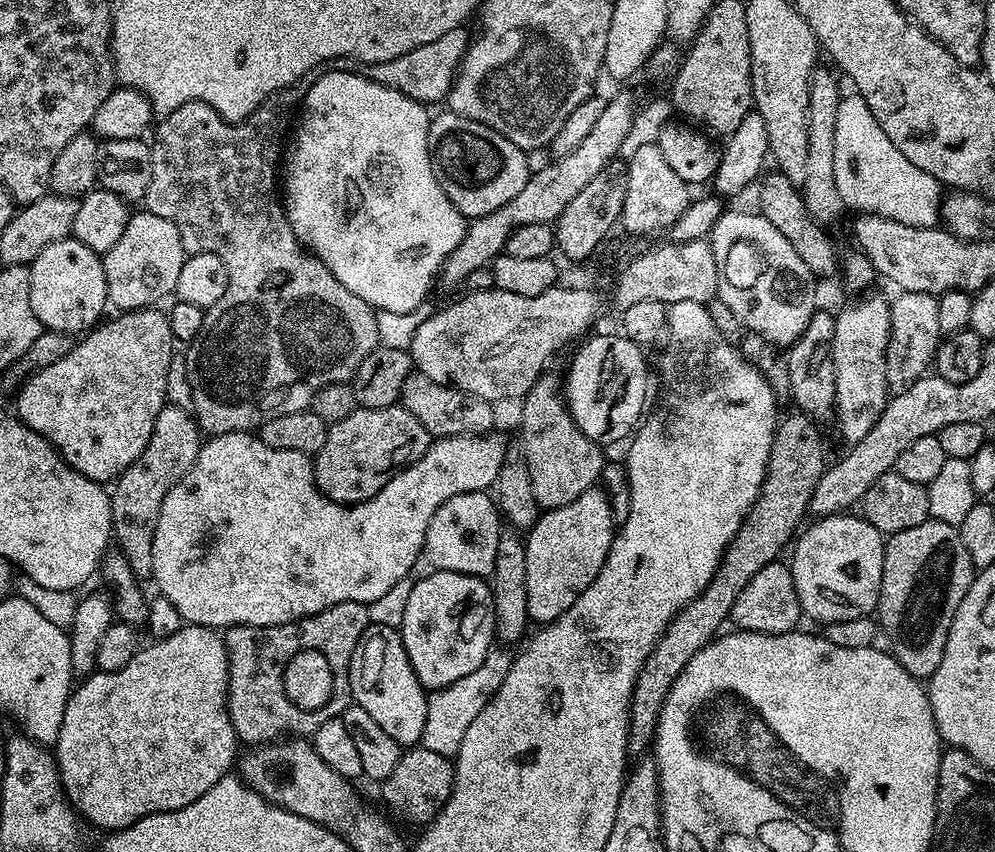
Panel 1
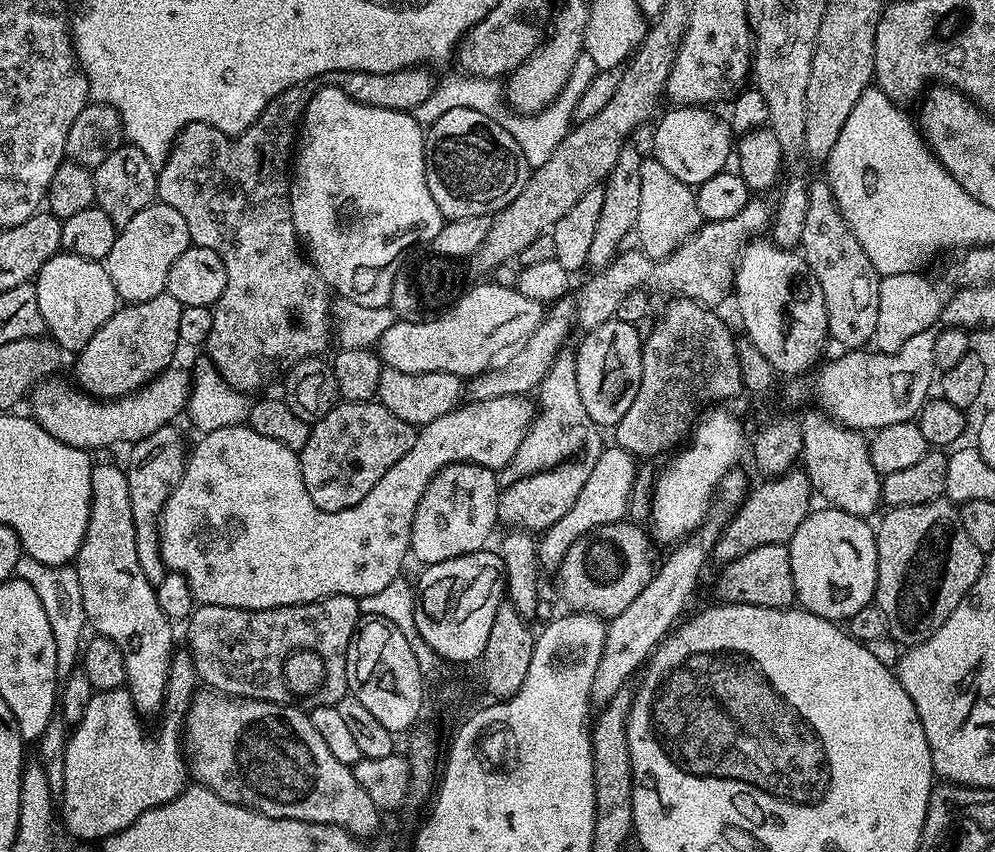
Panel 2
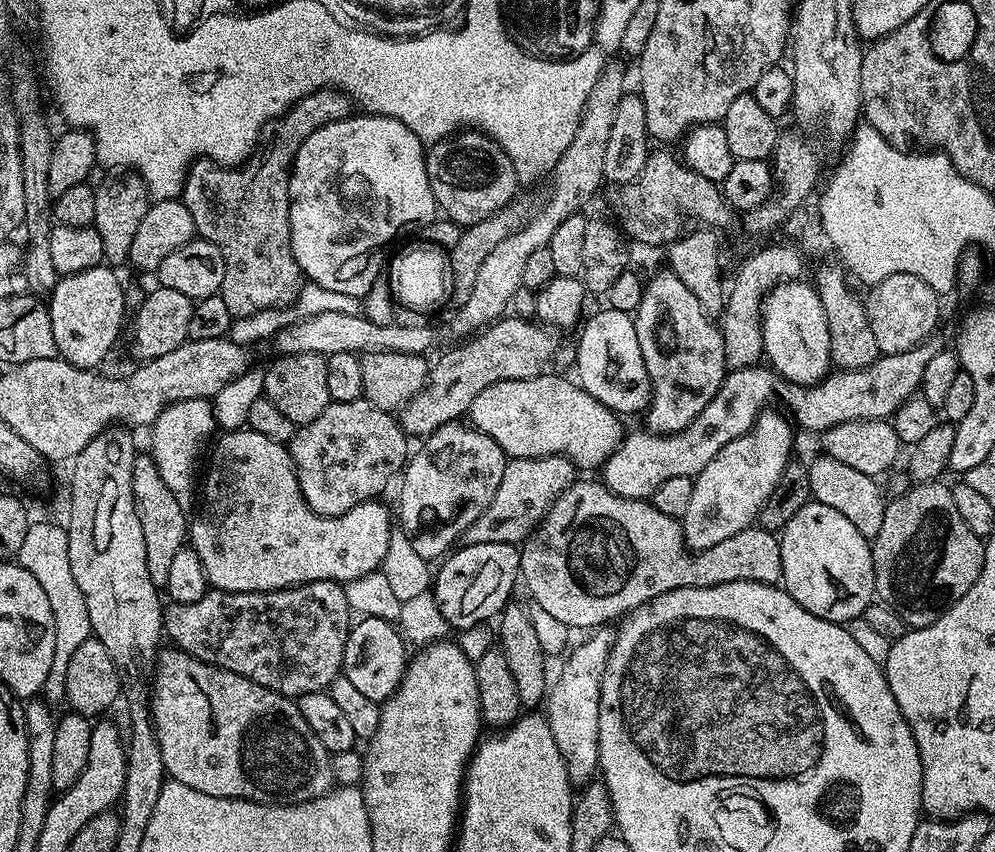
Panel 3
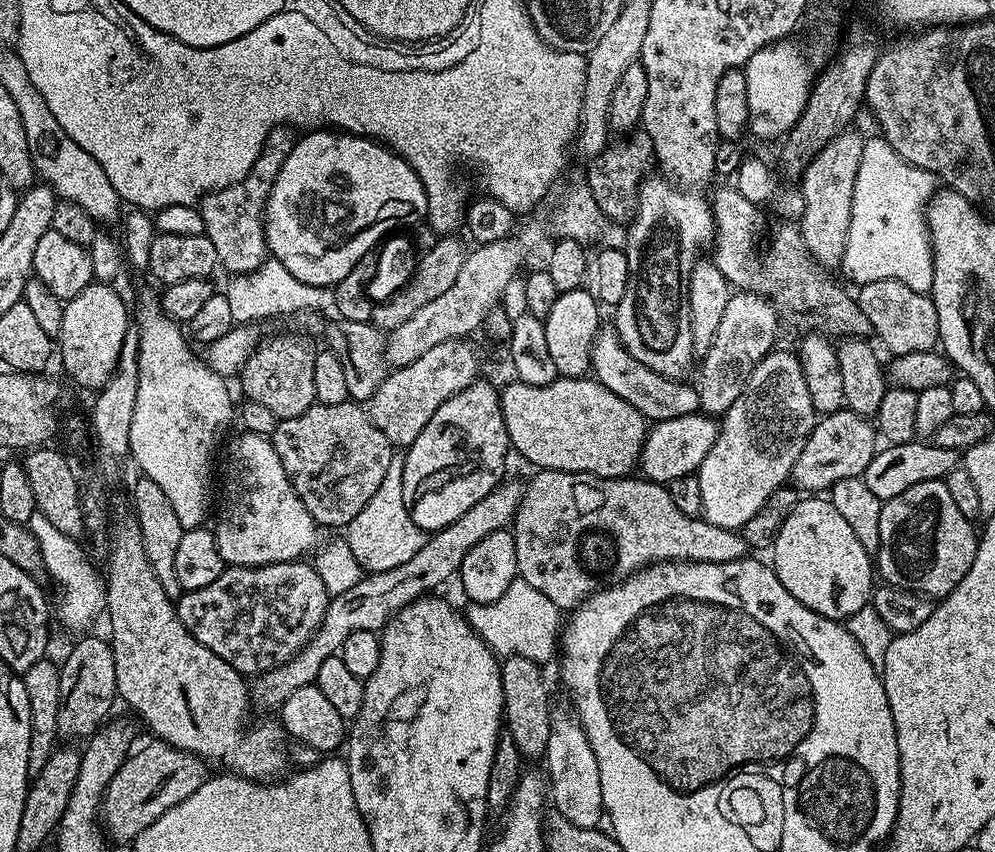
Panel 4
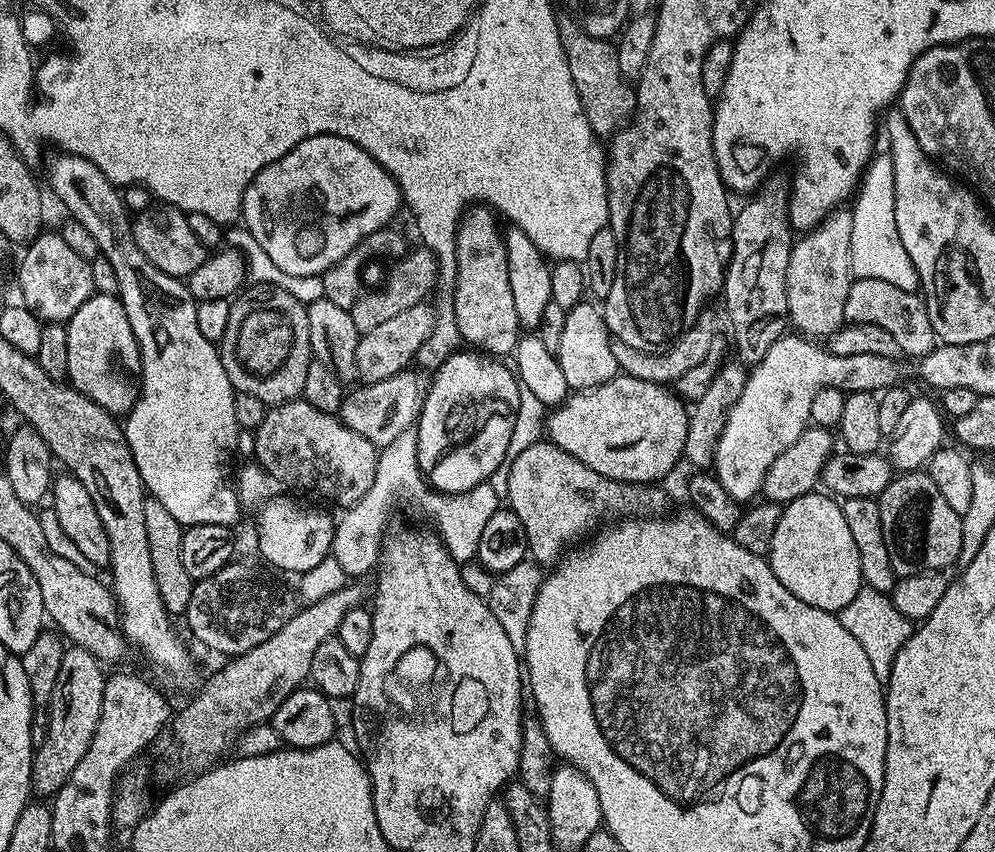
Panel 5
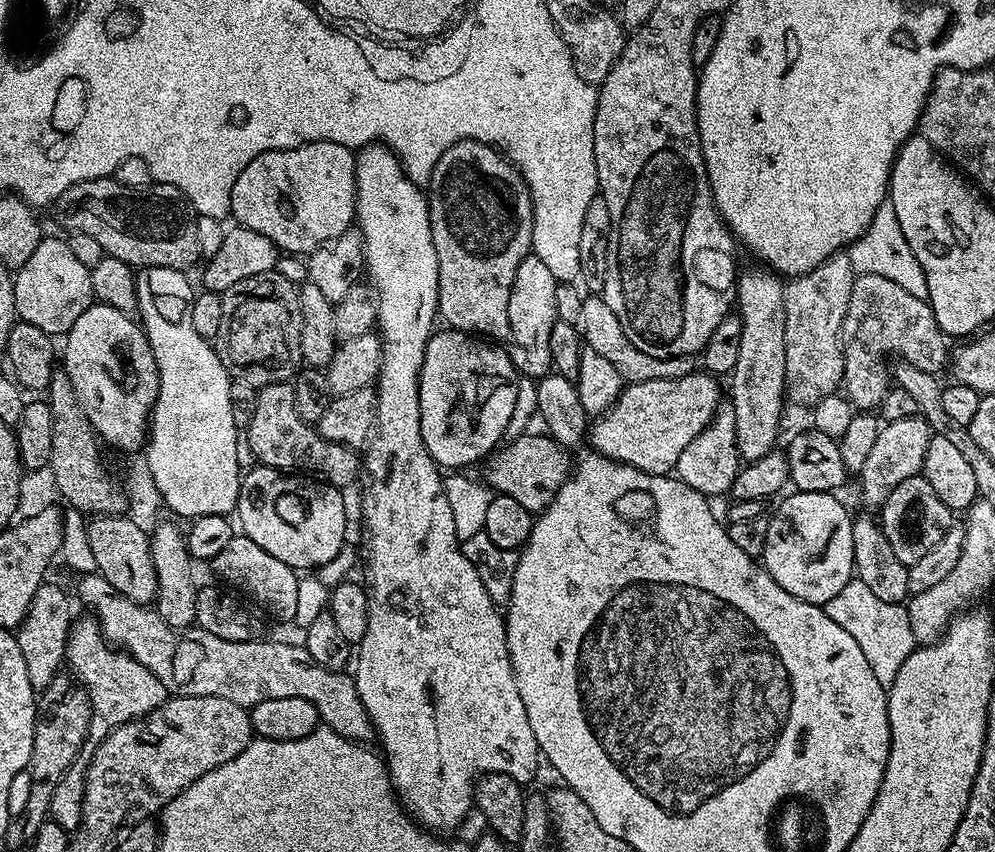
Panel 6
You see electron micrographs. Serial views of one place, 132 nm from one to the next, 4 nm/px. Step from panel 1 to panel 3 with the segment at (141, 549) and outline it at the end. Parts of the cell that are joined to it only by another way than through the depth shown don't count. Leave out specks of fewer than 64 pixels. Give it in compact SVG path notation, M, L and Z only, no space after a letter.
M137 454L134 458L132 489L134 510L138 510L138 522L142 522L142 539L146 542L146 570L150 570L150 582L154 582L158 590L163 590L170 574L172 559L188 540L190 520L187 515L184 517L181 497L166 486L165 479L159 474L159 468L150 454Z

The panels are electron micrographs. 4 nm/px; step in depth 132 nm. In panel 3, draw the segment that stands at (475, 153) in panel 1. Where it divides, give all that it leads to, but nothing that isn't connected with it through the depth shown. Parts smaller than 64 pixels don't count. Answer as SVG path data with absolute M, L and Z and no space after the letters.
M461 130L444 140L437 140L426 152L426 174L430 178L430 190L436 199L436 207L455 224L477 224L496 215L496 211L511 204L517 195L518 181L510 158L490 137L479 130Z

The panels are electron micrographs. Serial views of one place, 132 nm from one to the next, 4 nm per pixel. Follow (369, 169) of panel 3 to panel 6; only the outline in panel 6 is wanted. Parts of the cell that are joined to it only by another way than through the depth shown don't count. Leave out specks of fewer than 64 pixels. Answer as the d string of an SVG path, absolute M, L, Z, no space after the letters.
M309 140L298 145L297 148L283 148L282 150L270 150L266 154L258 154L258 158L254 158L254 162L250 162L250 166L246 166L246 170L242 170L242 174L238 174L238 182L234 182L230 206L232 207L231 219L236 219L233 221L239 227L258 230L258 234L266 234L266 238L274 241L281 253L304 252L303 254L311 254L315 248L322 246L330 238L338 238L338 234L353 227L356 218L356 152L338 142Z

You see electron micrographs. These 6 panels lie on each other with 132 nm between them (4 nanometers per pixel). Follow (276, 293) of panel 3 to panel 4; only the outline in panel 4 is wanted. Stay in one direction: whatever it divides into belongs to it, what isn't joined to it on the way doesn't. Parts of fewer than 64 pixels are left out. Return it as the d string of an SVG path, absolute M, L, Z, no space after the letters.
M287 126L275 128L266 138L262 154L258 162L254 162L250 174L246 174L242 182L234 182L234 186L209 192L198 205L204 223L204 235L210 238L210 242L214 242L214 250L218 250L220 259L219 267L225 268L228 274L254 272L269 259L264 211L274 186L274 178L278 178L278 170L282 170L282 162L286 162L293 143L293 129Z

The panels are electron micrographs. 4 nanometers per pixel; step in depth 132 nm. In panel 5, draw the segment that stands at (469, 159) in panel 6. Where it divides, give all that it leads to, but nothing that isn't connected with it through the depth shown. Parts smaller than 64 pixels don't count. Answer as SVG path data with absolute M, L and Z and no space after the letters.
M487 206L469 207L461 216L460 225L456 228L456 288L451 297L461 341L493 358L508 358L515 353L516 341L520 339L522 329L518 322L518 310L514 310L514 294L510 294L510 274L502 228L496 225L496 220L497 213Z

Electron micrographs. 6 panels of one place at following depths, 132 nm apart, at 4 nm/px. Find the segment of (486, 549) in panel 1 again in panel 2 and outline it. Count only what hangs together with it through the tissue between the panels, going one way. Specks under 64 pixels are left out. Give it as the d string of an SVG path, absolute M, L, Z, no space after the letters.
M447 464L429 482L418 502L412 523L411 555L427 566L485 551L487 544L484 543L498 528L496 506L501 495L502 489L493 469L477 464Z

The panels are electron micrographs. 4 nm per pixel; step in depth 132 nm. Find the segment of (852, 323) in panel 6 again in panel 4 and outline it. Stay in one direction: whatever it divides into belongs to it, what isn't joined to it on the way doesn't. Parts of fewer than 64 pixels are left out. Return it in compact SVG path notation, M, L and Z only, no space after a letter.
M883 280L859 285L858 299L862 314L870 318L875 339L880 339L892 356L931 352L939 345L938 314L934 310L931 295L910 290L910 286L902 286L902 282Z

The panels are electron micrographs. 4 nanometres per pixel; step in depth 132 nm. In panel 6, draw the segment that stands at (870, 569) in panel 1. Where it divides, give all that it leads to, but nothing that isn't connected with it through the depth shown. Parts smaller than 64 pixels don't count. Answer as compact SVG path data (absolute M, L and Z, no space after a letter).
M798 491L791 495L777 506L776 513L768 516L762 563L786 594L823 606L854 579L854 516L844 509L839 495Z

